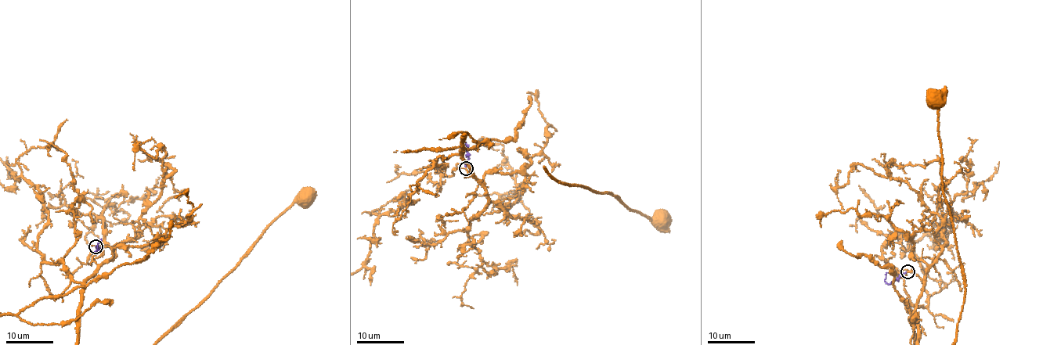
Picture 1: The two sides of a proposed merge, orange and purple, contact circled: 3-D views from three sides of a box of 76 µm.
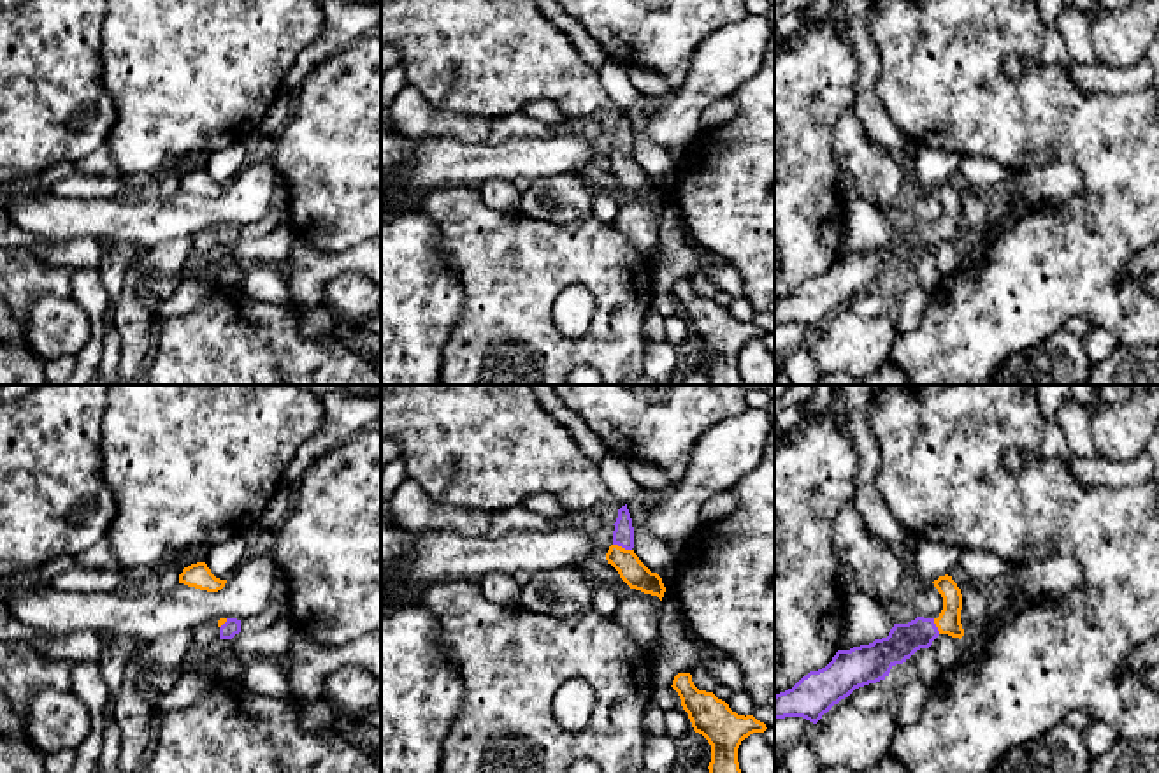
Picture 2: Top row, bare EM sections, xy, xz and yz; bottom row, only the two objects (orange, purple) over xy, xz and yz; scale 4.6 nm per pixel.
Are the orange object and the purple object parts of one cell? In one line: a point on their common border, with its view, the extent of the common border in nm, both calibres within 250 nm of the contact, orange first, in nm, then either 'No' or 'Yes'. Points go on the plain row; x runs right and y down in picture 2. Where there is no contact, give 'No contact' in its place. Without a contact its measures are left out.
Touches orange at xz (620, 153). Shared border 90 nm. Thickness 120 nm (orange) against 100 nm. Yes

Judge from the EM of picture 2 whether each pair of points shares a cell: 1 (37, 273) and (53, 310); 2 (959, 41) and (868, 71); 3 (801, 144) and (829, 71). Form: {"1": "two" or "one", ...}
{"1": "two", "2": "two", "3": "one"}

